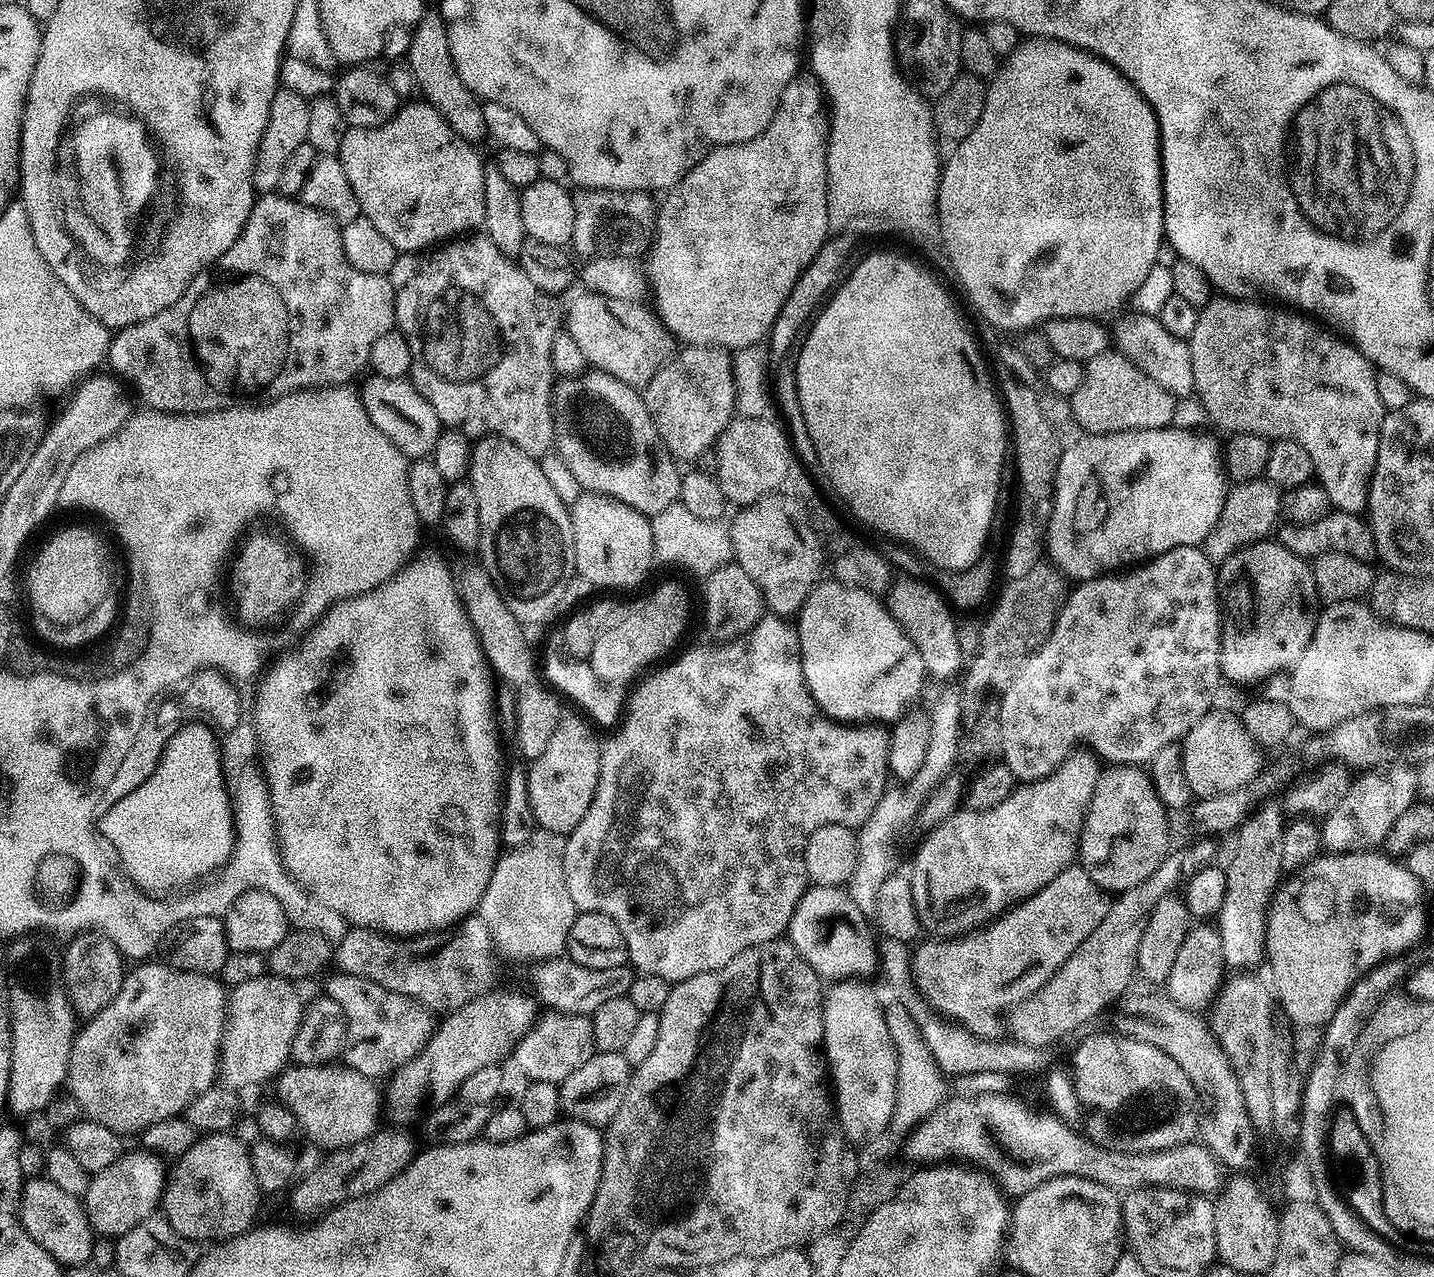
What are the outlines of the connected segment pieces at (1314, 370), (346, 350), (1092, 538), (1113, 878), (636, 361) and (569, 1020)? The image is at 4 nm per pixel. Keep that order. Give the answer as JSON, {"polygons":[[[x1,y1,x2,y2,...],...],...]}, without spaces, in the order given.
{"polygons":[[[1220,294,1213,298,1205,308,1201,308,1198,326,1194,326,1194,334,1188,340,1190,362,1194,366,1194,392,1197,397,1200,395,1200,400,1204,403,1209,418,1218,427,1225,428,1225,433,1228,434,1253,432,1262,437,1296,440,1310,454,1310,462,1314,462,1315,479,1326,490,1326,494,1330,494,1333,509,1342,512,1363,513,1368,503,1368,483,1372,481,1372,474,1376,470,1378,438,1385,413,1382,402,1378,398,1377,369,1372,361,1367,360,1357,350,1355,344,1333,334,1327,327,1321,326,1315,319,1309,318,1307,315,1297,314,1292,310,1279,312,1276,308,1267,308,1266,305,1255,304,1252,300,1232,299,1236,298,1228,294]],[[264,194,253,203,250,218,242,230,242,234,218,258,211,268,198,273,190,282,190,286,166,310,154,314,154,318,146,318,137,324,131,324,119,329,113,335,108,347,107,367,117,377,123,378,129,385,136,387,136,392,145,400,147,407,154,412,170,412,173,414,199,414,201,412,215,412,217,408,229,407,230,402,271,402,279,396,288,396,292,392,303,392,314,388,329,386,344,386,360,371,368,368,370,349,374,341,382,338,382,334,393,331,396,322,396,307,394,306,394,290,391,279,387,275,366,274,354,266,350,266,350,258,346,258,346,250,342,250,341,225,330,214,317,208,306,206,290,196,279,194]],[[1169,426,1167,428,1159,428,1158,430,1130,430,1129,432,1102,432,1099,434,1084,434,1081,435,1081,440,1076,440,1072,445,1065,447,1060,453,1060,461,1056,467,1056,482,1054,485,1054,491,1052,493,1052,512,1048,515,1048,522,1046,525,1046,556,1053,560,1055,567,1059,569,1061,573,1069,581,1083,582,1085,580,1094,580,1098,576,1105,574,1115,573,1117,570,1123,569,1125,566,1136,566,1141,562,1147,561,1153,556,1160,556,1166,550,1174,550,1178,546,1200,546,1203,545,1206,537,1212,533,1216,523,1218,522,1220,515,1222,514,1222,506,1224,505,1224,497,1228,495,1230,488,1226,483,1226,473,1224,471,1224,461,1222,459,1222,448,1218,443,1215,444,1208,436,1203,436,1200,432,1191,432,1188,428,1176,428,1177,426]],[[1108,766,1101,771,1098,786,1094,786,1084,829,1080,835,1078,864,1090,874,1092,883,1106,894,1119,894,1146,882,1170,851,1168,845,1168,817,1170,812,1155,794,1149,773,1140,766]],[[587,290,581,291,581,296,576,296,572,300,572,305,566,308,566,332,574,338,578,344,578,349,585,356,587,363,595,371,605,372,618,382,626,382,637,390,642,390,654,378,661,366,667,364,673,355,674,337,653,312,651,307,643,308,643,303,634,300,619,300,618,298,606,298,597,292]],[[548,1010,543,1014,545,1016,541,1020,537,1019,516,1043,514,1049,516,1068,522,1075,528,1076,529,1081,541,1080,559,1085,596,1052,594,1030,591,1019,584,1014,555,1010]]]}

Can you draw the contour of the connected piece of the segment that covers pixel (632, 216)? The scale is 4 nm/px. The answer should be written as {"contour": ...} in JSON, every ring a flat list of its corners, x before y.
{"contour":[[580,188,572,192,572,201,574,202,574,234,571,247,576,248,580,258,594,256,636,258,639,257,640,251,643,253,649,247,658,211,657,201,649,193]]}

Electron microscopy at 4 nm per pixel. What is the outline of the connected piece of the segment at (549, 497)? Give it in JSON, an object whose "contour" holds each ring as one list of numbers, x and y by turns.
{"contour":[[482,436,472,445,472,461,468,463,467,479,470,481,474,494,478,498,478,518,480,519,480,542,478,548,488,548,492,546,492,536,494,536,494,526,502,522,504,516,510,514,510,510,516,510,518,506,532,506,544,510,544,514,550,512,550,504,554,504,554,516,562,520,564,528,564,519,570,515,569,505,565,504,562,498,550,486,550,478,546,478,543,463,537,457,526,454,514,442,503,440,501,436]]}

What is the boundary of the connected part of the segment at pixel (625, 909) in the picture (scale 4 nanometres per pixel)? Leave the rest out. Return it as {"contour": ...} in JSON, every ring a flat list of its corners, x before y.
{"contour":[[765,614,753,628,749,628,748,631,738,635,740,637,733,644,724,644,721,648,692,648,689,652,682,653,673,664,665,663,663,665,665,668,661,672,653,671,651,673,653,676,649,680,641,679,635,685,635,687,637,686,636,693,633,694,632,700,630,696,626,704,626,719,611,733,613,736,609,738,608,744,606,740,606,743,603,745,600,754,600,777,598,778,598,786,594,794,594,802,590,802,590,810,586,810,586,818,582,818,582,822,578,822,578,826,573,832,567,833,564,842,566,890,570,890,570,898,574,898,574,906,577,913,597,912,598,914,606,914,606,918,614,918,614,922,618,922,618,930,622,930,622,938,626,938,631,967,637,973,654,974,658,978,669,982,694,978,694,974,706,974,707,972,724,968,734,957,742,954,742,950,753,948,762,942,770,942,771,940,783,937,787,933,788,923,798,906,798,902,810,887,810,881,806,874,806,858,804,857,806,842,810,838,810,834,814,834,814,830,822,830,822,826,830,826,831,824,859,830,866,822,866,818,870,818,870,814,874,814,874,806,878,806,878,802,884,797,886,785,879,780,879,776,887,777,889,775,889,733,887,731,883,732,880,729,883,727,880,726,843,726,829,720,821,712,804,681,802,658,800,657,799,631,795,627,790,628,787,624,789,623,783,617,775,614]]}

